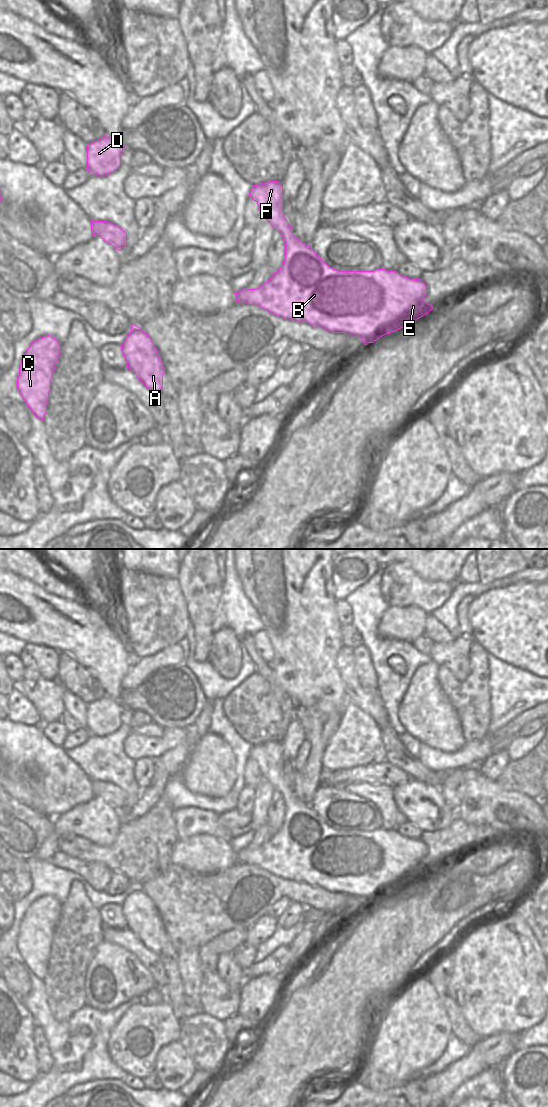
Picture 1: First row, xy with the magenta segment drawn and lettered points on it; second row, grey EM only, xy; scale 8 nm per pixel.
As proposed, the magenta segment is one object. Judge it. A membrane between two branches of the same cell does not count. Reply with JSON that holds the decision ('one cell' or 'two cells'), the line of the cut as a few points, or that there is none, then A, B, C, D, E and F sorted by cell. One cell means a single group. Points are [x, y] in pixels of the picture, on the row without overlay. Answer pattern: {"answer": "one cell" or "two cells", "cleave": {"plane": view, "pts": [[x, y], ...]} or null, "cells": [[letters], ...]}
{"answer": "one cell", "cleave": null, "cells": [["A", "B", "C", "D", "E", "F"]]}

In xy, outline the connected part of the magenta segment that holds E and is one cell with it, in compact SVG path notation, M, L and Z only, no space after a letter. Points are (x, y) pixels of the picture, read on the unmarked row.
M268 741L266 743L260 743L258 745L253 745L250 752L249 757L257 762L259 766L259 770L263 776L263 779L266 779L272 786L273 789L276 789L282 796L285 802L285 818L283 820L283 824L281 828L273 833L271 838L256 849L248 849L247 847L235 853L237 858L237 863L246 863L248 865L256 865L278 877L282 877L284 879L290 879L292 881L298 881L300 883L308 883L314 887L320 887L326 891L330 891L332 893L346 893L349 897L360 897L365 905L368 903L373 903L380 897L395 892L405 886L411 884L417 879L423 877L428 874L432 869L432 864L428 864L424 861L424 858L427 854L427 846L421 839L410 839L408 837L404 837L400 835L397 831L388 831L386 829L376 829L374 831L338 831L336 829L332 829L312 808L311 805L306 805L302 803L294 794L293 789L287 782L284 774L283 774L283 746L278 741Z

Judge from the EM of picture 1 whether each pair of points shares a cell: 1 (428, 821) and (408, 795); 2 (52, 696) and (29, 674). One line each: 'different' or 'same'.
1: same
2: different

